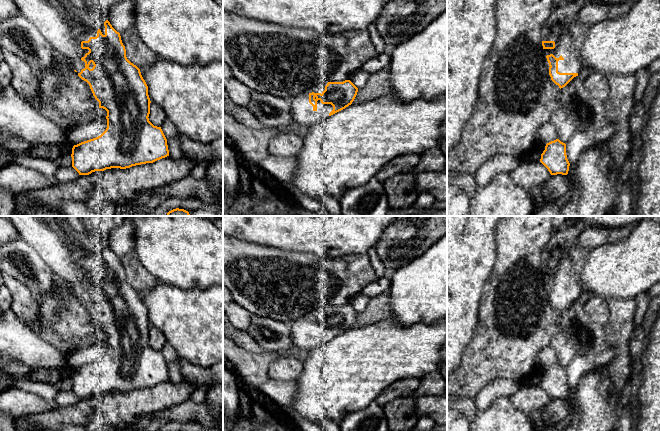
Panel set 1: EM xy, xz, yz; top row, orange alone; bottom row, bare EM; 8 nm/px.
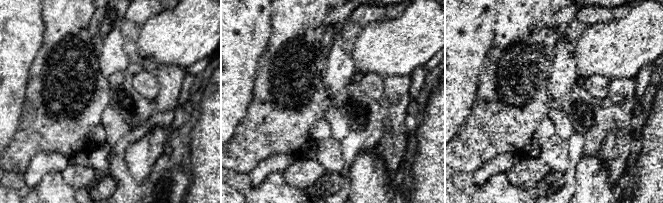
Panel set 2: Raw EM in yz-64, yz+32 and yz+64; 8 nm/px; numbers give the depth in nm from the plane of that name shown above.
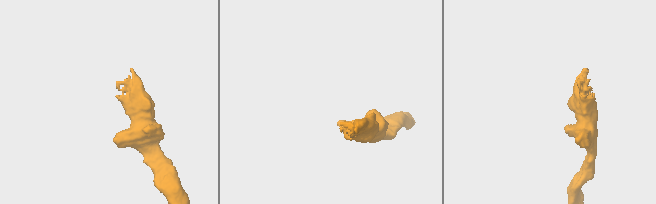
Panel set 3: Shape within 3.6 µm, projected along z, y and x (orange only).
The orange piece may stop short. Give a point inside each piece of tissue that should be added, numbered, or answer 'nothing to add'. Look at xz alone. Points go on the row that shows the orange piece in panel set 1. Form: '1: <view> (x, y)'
1: xz (302, 111)

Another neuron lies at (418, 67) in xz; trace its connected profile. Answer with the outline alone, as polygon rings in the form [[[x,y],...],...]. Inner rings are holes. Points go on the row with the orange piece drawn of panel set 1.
[[[447,9],[427,25],[421,32],[394,47],[390,55],[390,94],[403,102],[417,99],[430,100],[447,97]]]

